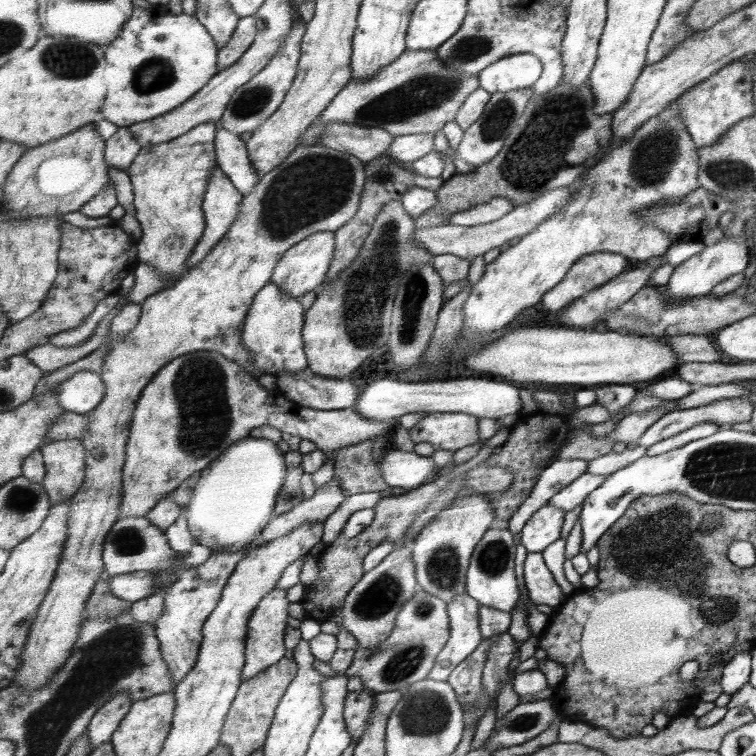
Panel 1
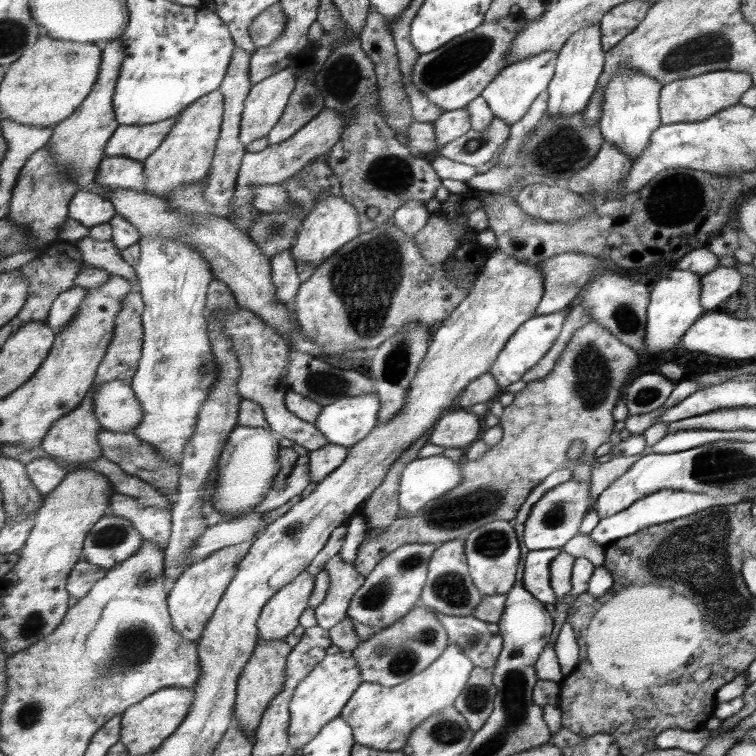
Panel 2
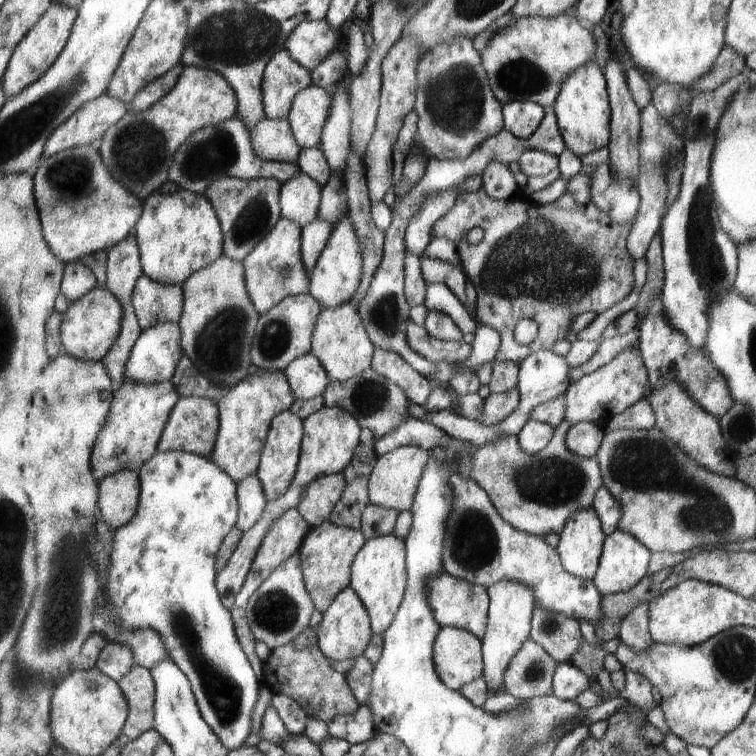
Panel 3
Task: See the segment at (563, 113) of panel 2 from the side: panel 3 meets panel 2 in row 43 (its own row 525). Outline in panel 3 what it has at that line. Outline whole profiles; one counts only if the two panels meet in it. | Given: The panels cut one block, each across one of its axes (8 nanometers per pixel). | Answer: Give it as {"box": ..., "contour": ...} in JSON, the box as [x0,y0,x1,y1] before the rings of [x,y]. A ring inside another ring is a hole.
{"box":[557,511,605,581],"contour":[[[576,511],[560,535],[557,550],[562,564],[576,578],[593,581],[604,541],[605,532],[596,512]]]}

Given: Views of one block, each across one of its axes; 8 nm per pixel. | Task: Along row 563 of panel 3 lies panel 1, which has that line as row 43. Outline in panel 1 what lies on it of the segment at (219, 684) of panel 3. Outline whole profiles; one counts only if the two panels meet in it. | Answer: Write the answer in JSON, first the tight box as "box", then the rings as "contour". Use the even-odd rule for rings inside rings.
{"box":[103,5,219,127],"contour":[[[151,5],[147,8],[134,6],[135,12],[123,28],[123,33],[106,46],[106,60],[108,63],[107,77],[108,93],[106,105],[103,106],[104,119],[114,122],[119,127],[130,127],[138,122],[151,121],[155,118],[171,113],[178,109],[191,97],[194,97],[219,73],[218,44],[194,15],[175,15],[169,12],[167,5]]]}

